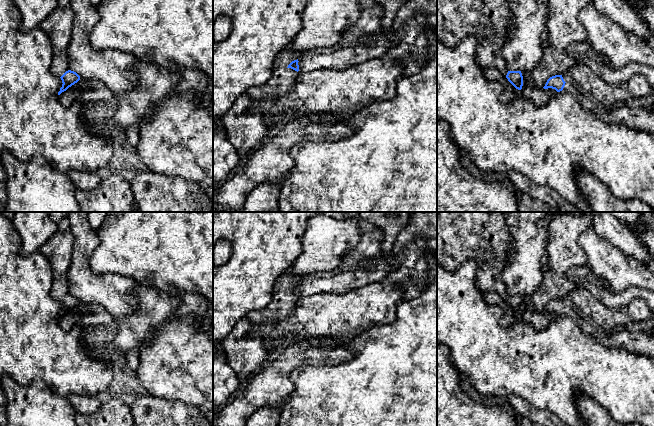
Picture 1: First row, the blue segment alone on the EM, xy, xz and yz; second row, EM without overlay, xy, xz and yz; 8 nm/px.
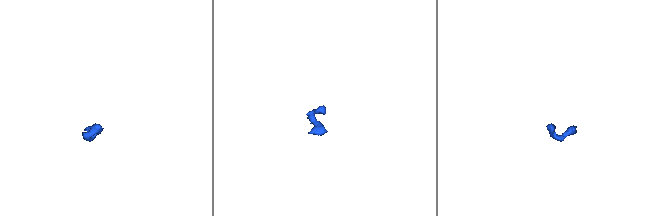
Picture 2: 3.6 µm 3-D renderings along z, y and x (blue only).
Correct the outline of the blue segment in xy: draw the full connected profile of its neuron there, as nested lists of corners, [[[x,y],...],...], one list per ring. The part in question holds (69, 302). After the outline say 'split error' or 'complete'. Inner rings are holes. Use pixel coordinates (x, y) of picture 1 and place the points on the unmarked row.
[[[69,228],[58,230],[38,251],[47,257],[52,267],[53,285],[51,297],[56,301],[60,301],[63,307],[58,319],[80,304],[80,300],[69,293],[67,280],[73,242],[74,238]]] | split error

